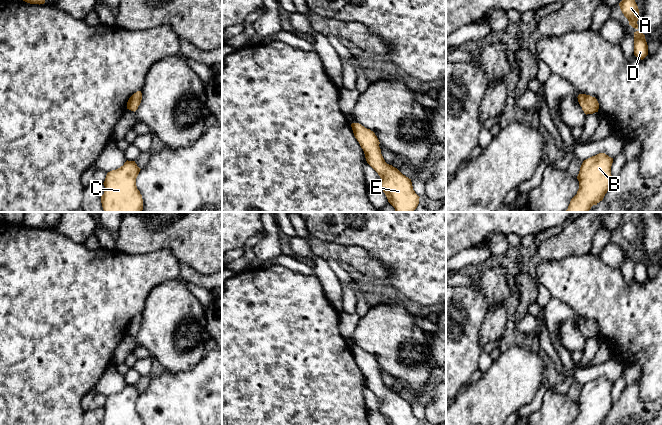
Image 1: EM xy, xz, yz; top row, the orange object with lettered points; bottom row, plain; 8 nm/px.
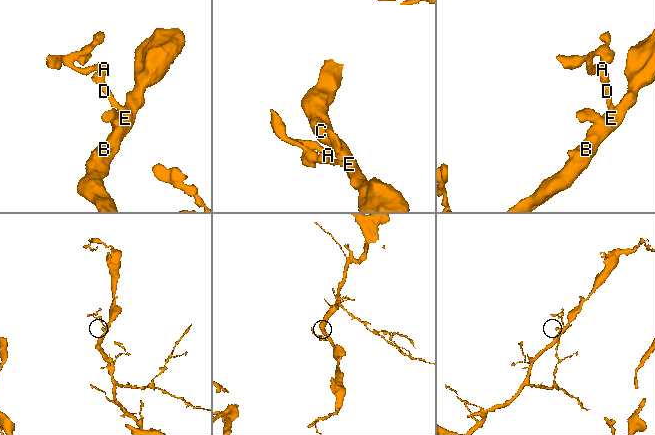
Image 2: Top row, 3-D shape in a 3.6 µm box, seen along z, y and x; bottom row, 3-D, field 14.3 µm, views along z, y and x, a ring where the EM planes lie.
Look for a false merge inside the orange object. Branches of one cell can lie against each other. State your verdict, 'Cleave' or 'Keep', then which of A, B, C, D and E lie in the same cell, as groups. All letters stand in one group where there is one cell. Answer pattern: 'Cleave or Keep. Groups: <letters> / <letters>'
Keep. Groups: A B C D E

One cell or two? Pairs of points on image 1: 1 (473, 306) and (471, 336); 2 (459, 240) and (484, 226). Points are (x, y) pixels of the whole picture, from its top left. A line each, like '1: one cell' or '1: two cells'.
1: one cell
2: one cell

